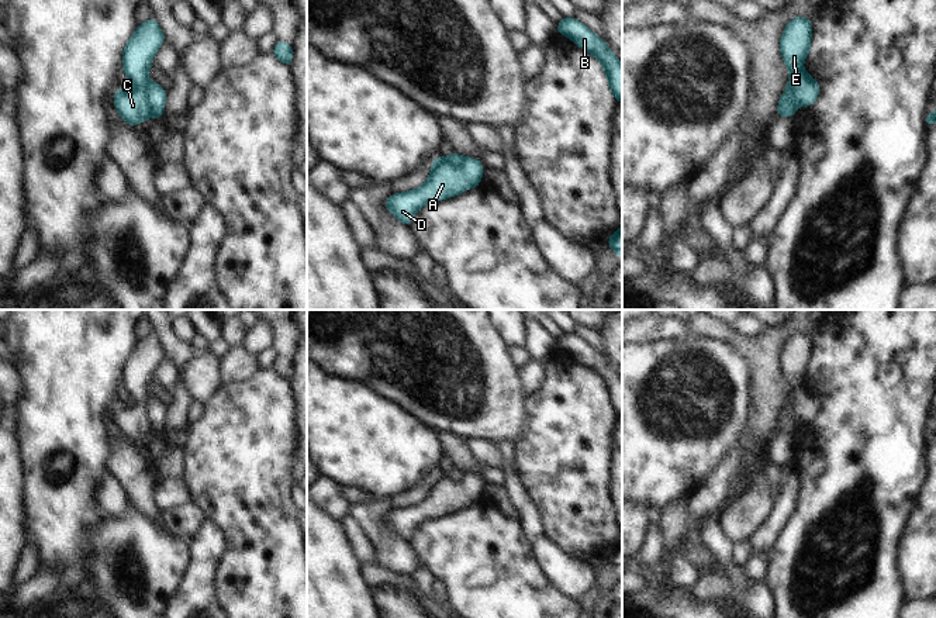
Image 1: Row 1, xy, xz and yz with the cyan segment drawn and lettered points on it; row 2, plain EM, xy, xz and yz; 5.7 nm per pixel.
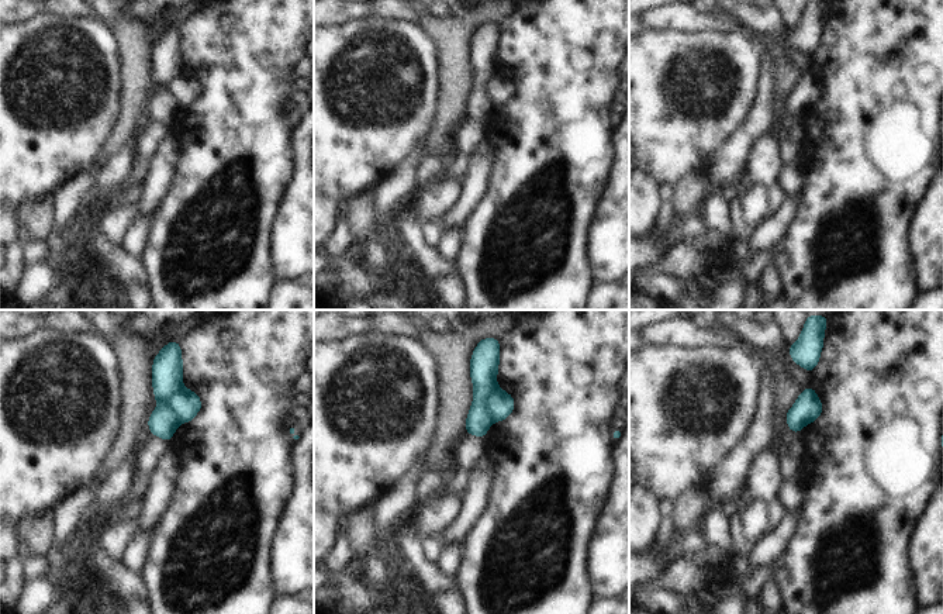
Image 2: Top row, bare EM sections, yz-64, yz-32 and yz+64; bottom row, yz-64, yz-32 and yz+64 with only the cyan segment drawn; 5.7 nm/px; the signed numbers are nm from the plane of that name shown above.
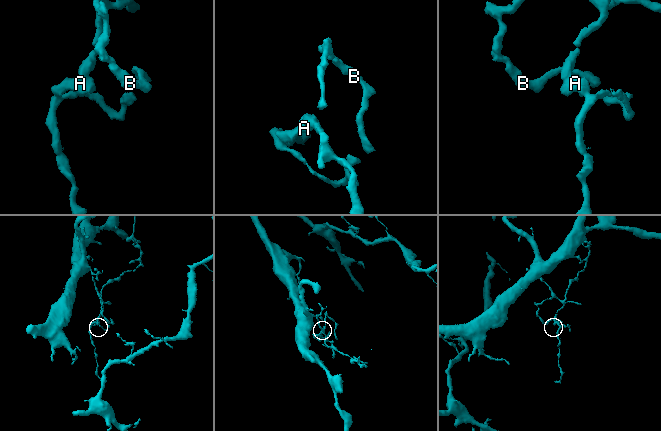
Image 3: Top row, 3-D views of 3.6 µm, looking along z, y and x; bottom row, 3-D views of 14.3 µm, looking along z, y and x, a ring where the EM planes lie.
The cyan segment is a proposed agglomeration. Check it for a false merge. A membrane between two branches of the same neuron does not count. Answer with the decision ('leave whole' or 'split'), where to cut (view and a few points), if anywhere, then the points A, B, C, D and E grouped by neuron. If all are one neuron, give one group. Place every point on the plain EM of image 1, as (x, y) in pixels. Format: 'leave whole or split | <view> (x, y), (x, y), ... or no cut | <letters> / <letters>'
split | yz (802, 385), (787, 407), (787, 414), (795, 423) | A D / B C E

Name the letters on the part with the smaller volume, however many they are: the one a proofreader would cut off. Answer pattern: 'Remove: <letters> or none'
Remove: A, D

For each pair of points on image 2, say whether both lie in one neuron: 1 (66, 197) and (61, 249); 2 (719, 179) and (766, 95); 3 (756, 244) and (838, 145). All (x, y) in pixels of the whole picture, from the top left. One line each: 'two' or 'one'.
1: one
2: one
3: two

